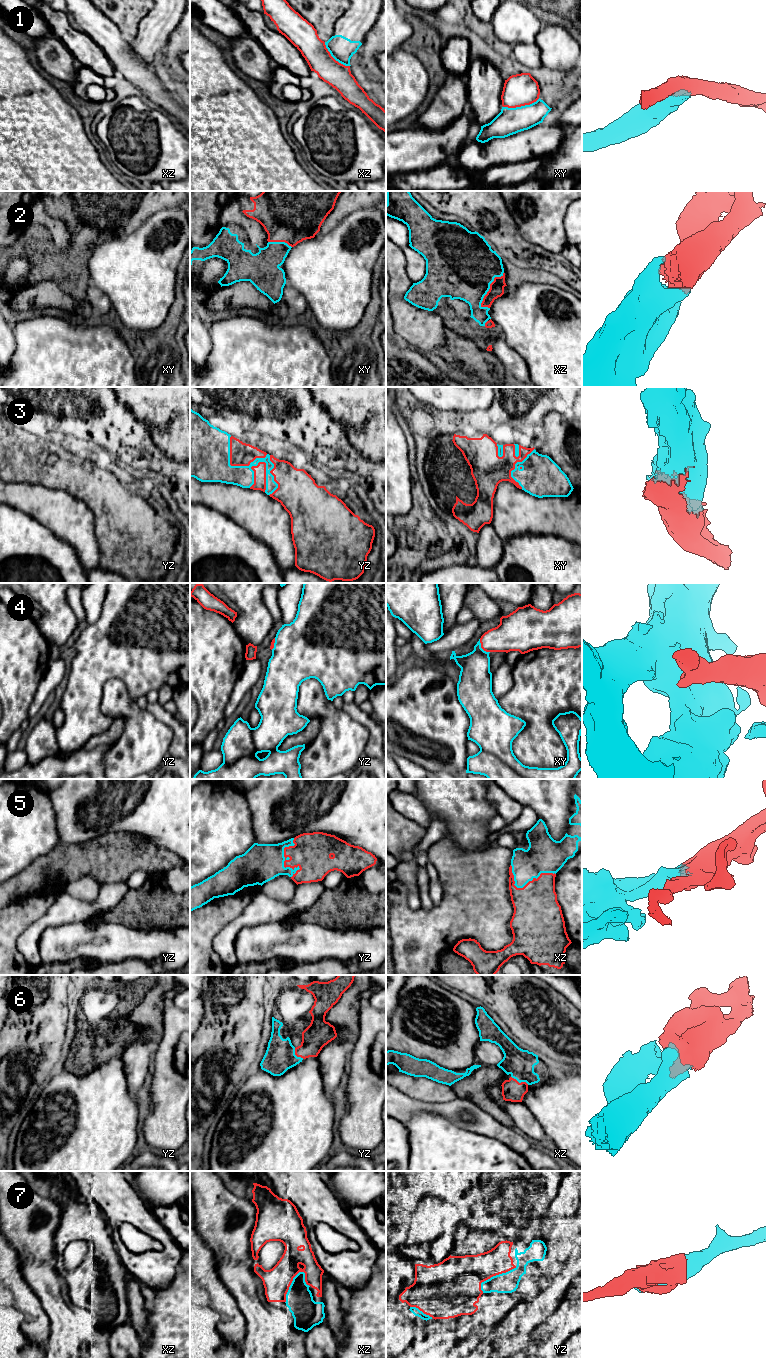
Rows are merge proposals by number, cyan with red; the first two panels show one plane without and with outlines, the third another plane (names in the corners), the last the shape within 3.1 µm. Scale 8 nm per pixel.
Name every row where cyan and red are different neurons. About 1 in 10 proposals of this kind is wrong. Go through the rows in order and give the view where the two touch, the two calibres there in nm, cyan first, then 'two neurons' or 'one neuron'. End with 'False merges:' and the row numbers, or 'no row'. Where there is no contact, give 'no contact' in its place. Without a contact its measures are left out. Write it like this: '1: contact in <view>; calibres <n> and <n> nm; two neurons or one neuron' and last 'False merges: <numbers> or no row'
1: contact in xy; calibres 220 and 260 nm; one neuron
2: contact in xz; calibres 480 and 120 nm; one neuron
3: contact in yz; calibres 380 and 190 nm; one neuron
4: contact in xy; calibres 260 and 240 nm; one neuron
5: contact in yz; calibres 300 and 300 nm; one neuron
6: contact in xz; calibres 220 and 170 nm; one neuron
7: contact in xz; calibres 220 and 220 nm; one neuron
False merges: no row

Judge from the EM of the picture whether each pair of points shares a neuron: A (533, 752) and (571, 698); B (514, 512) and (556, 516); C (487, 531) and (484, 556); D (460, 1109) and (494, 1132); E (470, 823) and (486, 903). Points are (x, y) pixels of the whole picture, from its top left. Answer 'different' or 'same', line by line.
A: same
B: same
C: same
D: same
E: different

